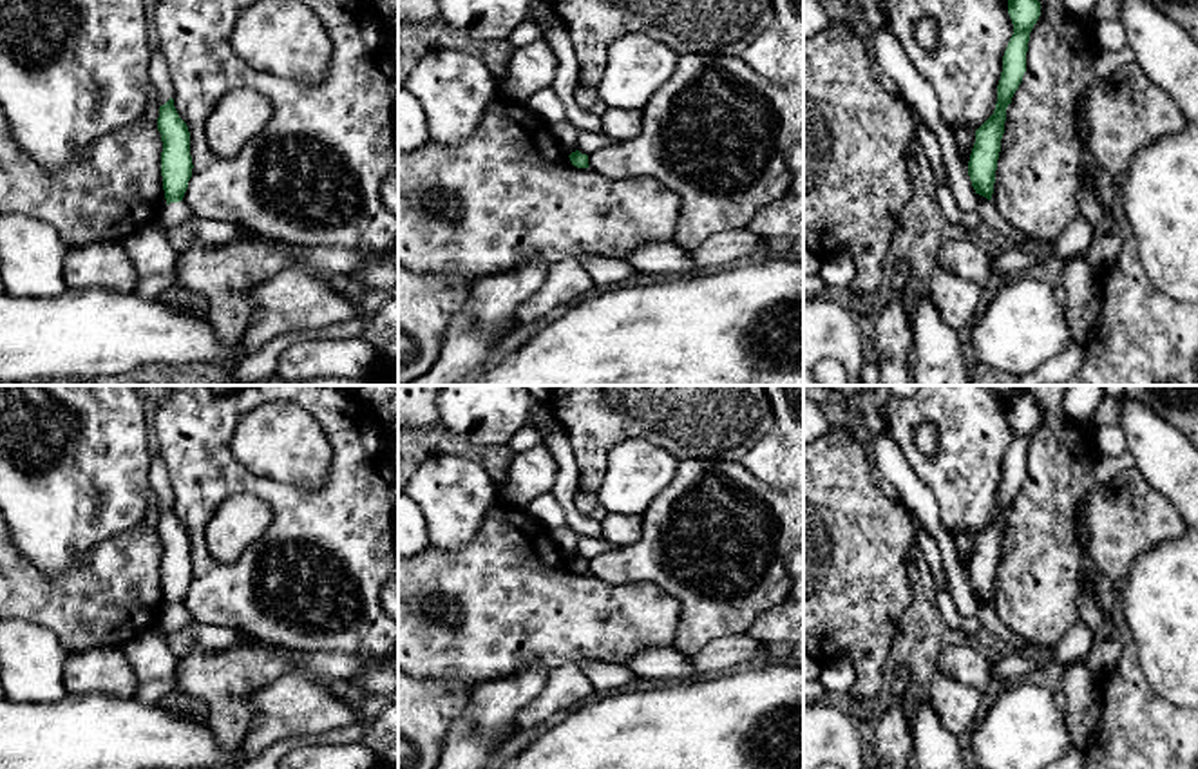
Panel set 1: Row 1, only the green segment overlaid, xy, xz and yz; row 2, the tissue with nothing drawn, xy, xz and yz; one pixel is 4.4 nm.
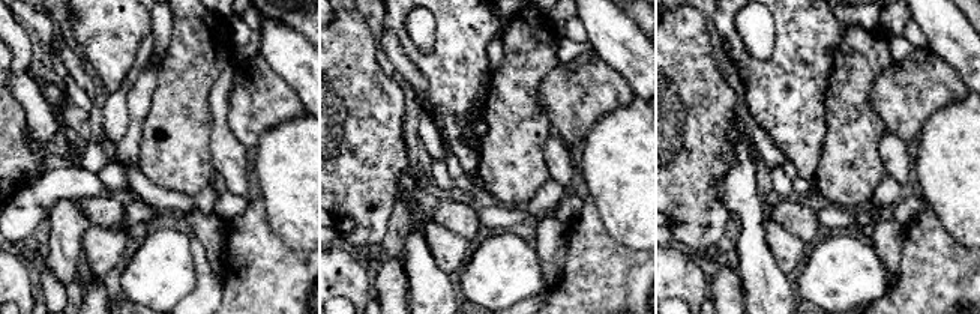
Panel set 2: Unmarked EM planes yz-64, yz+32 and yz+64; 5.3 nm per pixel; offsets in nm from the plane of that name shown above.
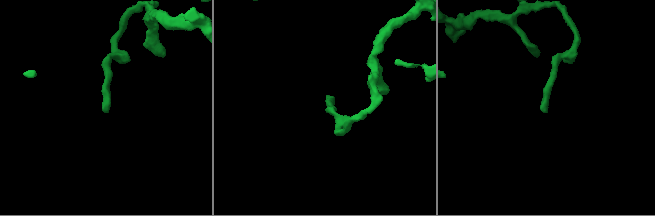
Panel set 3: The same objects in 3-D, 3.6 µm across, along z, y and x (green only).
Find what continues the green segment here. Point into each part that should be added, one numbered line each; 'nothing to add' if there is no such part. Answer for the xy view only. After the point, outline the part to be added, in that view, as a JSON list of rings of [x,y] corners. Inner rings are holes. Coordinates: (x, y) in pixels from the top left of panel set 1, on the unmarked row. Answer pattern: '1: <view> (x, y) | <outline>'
nothing to add

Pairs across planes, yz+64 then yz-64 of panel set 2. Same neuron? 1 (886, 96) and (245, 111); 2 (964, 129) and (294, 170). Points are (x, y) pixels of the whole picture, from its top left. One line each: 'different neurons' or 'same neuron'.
1: same neuron
2: same neuron

